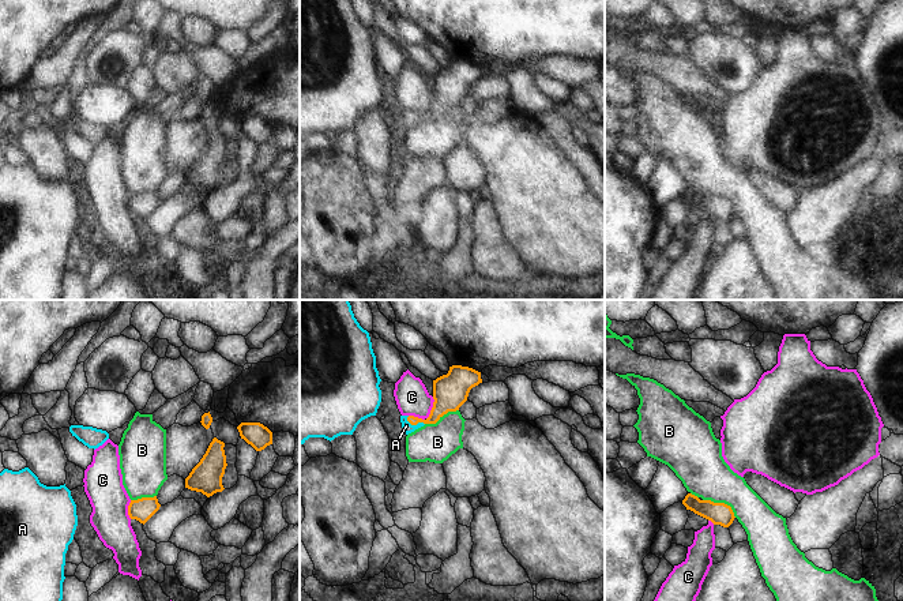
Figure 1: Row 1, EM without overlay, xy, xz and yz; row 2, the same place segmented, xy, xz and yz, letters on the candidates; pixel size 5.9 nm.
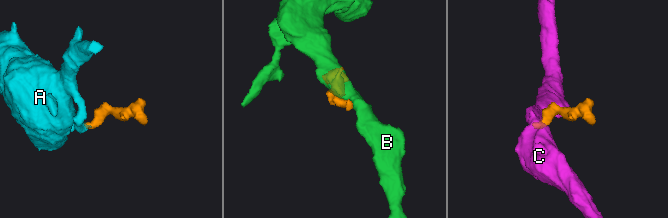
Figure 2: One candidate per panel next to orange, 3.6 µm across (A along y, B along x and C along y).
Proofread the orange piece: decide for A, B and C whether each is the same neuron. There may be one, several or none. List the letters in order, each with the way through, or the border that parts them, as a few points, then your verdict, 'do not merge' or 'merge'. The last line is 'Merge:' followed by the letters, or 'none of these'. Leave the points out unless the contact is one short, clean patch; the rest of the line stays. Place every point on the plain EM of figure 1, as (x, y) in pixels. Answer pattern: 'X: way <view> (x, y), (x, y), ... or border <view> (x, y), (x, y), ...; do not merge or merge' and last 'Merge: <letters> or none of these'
A: way xz (447, 91), (426, 116), (414, 119), (406, 120); merge
B: do not merge
C: border xz (433, 91), (433, 100), (426, 113); do not merge
Merge: A

